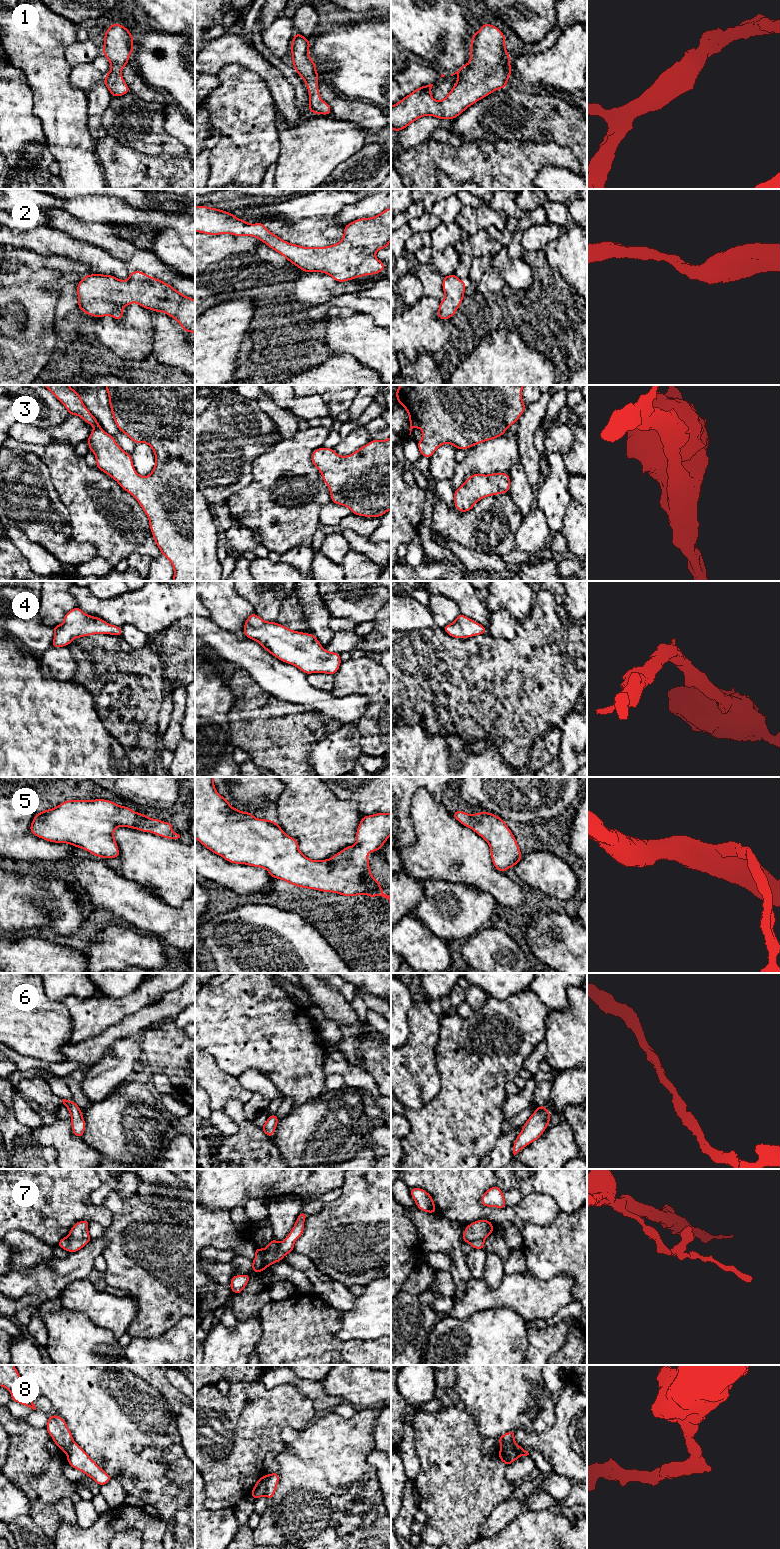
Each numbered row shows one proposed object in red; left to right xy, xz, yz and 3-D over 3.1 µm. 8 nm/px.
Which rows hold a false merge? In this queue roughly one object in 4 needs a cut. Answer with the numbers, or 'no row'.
7, 8

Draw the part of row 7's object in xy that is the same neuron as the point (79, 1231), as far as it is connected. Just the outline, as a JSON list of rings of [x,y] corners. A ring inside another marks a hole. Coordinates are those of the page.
[[[81,1220],[77,1223],[75,1223],[69,1232],[69,1237],[76,1239],[76,1240],[88,1240],[90,1239],[89,1231],[88,1231],[88,1225],[89,1220]]]

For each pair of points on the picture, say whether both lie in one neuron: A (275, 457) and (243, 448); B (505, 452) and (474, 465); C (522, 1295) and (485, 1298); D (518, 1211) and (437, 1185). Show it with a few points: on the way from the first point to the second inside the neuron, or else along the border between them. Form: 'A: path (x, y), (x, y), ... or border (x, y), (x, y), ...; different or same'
A: border (280, 438), (253, 461), (253, 475); different
B: path (497, 455), (482, 459); same
C: path (513, 1295), (494, 1298); same
D: path (498, 1213), (471, 1210), (457, 1197); same

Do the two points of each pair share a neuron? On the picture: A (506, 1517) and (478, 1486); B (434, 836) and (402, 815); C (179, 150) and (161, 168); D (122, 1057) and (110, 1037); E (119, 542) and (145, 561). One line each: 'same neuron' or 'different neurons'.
A: different neurons
B: different neurons
C: different neurons
D: different neurons
E: different neurons

